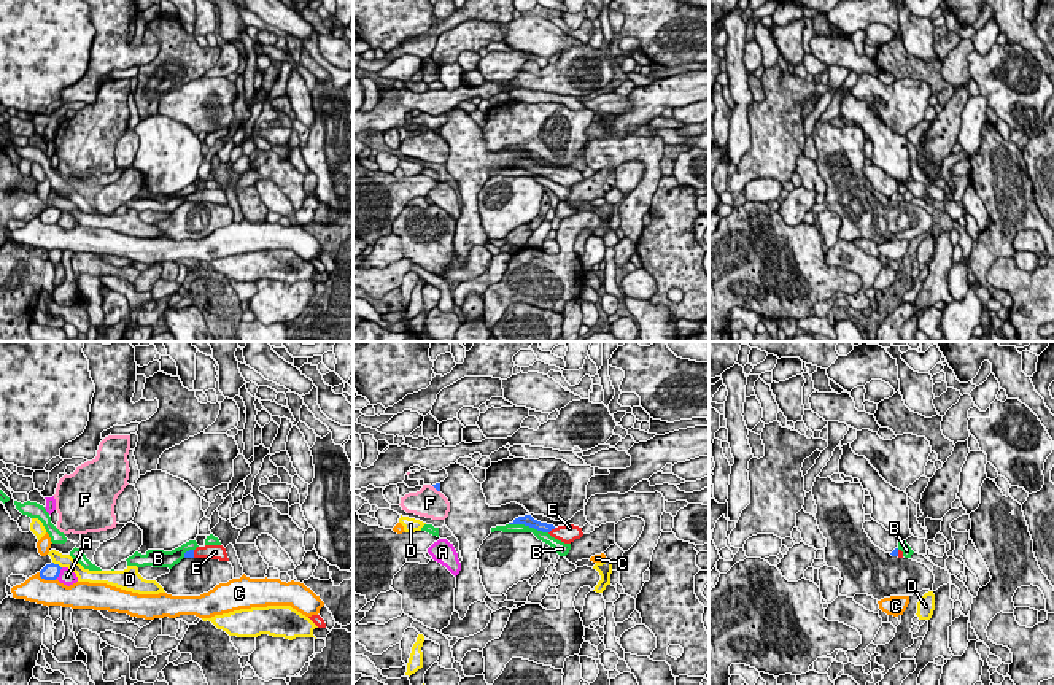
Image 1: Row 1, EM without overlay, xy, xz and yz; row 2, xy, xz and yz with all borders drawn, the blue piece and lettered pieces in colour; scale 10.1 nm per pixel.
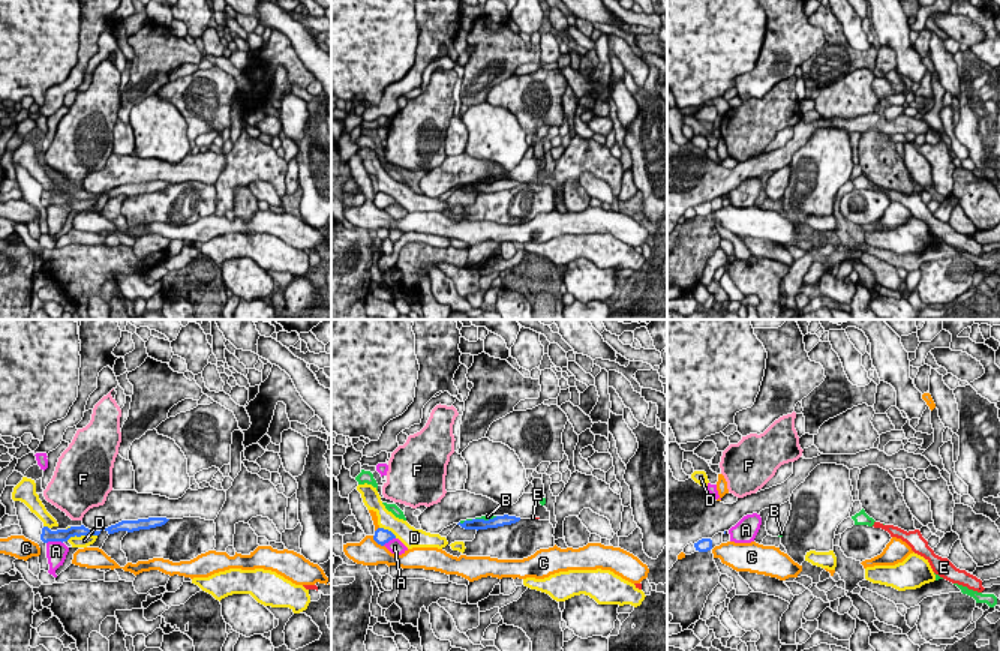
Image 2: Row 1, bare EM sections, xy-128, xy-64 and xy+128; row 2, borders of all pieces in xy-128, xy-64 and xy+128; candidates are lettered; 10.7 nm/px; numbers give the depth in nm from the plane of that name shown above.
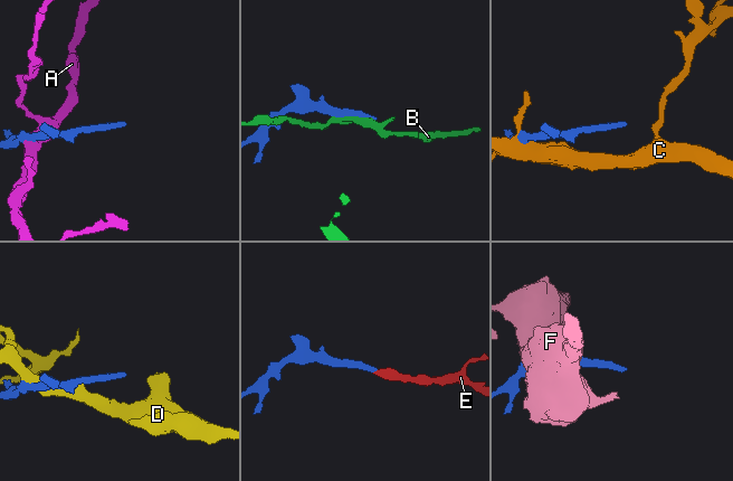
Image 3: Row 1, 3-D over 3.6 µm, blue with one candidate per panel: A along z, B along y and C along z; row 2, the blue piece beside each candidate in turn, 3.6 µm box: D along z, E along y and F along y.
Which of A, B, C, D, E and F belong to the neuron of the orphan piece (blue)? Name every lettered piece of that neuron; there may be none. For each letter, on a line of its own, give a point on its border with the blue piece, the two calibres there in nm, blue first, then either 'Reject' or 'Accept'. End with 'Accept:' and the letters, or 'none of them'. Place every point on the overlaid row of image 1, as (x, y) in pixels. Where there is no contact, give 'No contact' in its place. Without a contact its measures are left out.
A: Touches blue at xy (59, 572). Thickness 160 nm (blue) against 160 nm. Reject
B: Touches blue at xz (528, 525). Thickness 120 nm (blue) against 100 nm. Reject
C: Touches blue at xy (46, 579). Thickness 160 nm (blue) against 260 nm. Reject
D: Touches blue at xy (58, 565). Thickness 160 nm (blue) against 130 nm. Reject
E: Touches blue at xz (552, 528). Thickness 100 nm (blue) against 180 nm. Accept
F: Touches blue at xz (436, 488). Thickness 60 nm (blue) against 300 nm. Reject
Accept: E

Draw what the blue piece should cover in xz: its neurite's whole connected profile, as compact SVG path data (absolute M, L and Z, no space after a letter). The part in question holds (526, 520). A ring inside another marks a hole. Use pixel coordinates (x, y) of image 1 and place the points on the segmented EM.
M531 515L518 517L509 524L525 524L537 531L548 532L552 537L564 544L571 544L575 539L580 539L583 536L582 528L579 526L566 524L566 526L555 528L553 524L547 524L534 520Z

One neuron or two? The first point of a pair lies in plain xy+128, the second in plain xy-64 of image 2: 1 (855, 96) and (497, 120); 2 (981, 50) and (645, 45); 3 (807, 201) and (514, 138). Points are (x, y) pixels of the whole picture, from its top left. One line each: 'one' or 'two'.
1: two
2: one
3: one

